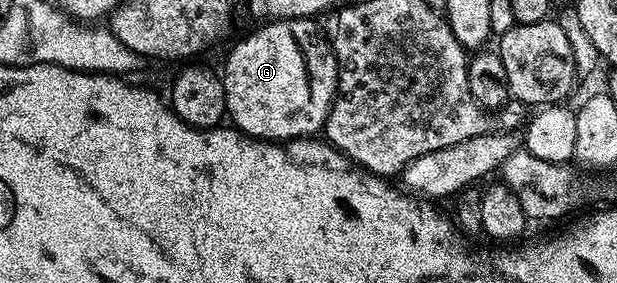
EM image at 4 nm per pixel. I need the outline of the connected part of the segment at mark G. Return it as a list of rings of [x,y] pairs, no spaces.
[[[280,18],[278,20],[268,21],[260,30],[255,30],[252,34],[247,34],[231,51],[227,54],[227,59],[223,62],[223,70],[221,69],[221,77],[223,79],[223,87],[225,88],[225,104],[230,121],[233,123],[234,129],[239,130],[242,134],[248,134],[250,138],[261,138],[264,142],[292,142],[295,138],[309,138],[318,135],[320,131],[326,127],[327,117],[331,111],[331,105],[335,102],[337,93],[336,87],[331,86],[311,86],[311,73],[327,74],[336,69],[337,63],[335,53],[331,51],[331,44],[327,41],[327,35],[322,25],[318,26],[315,18]]]

